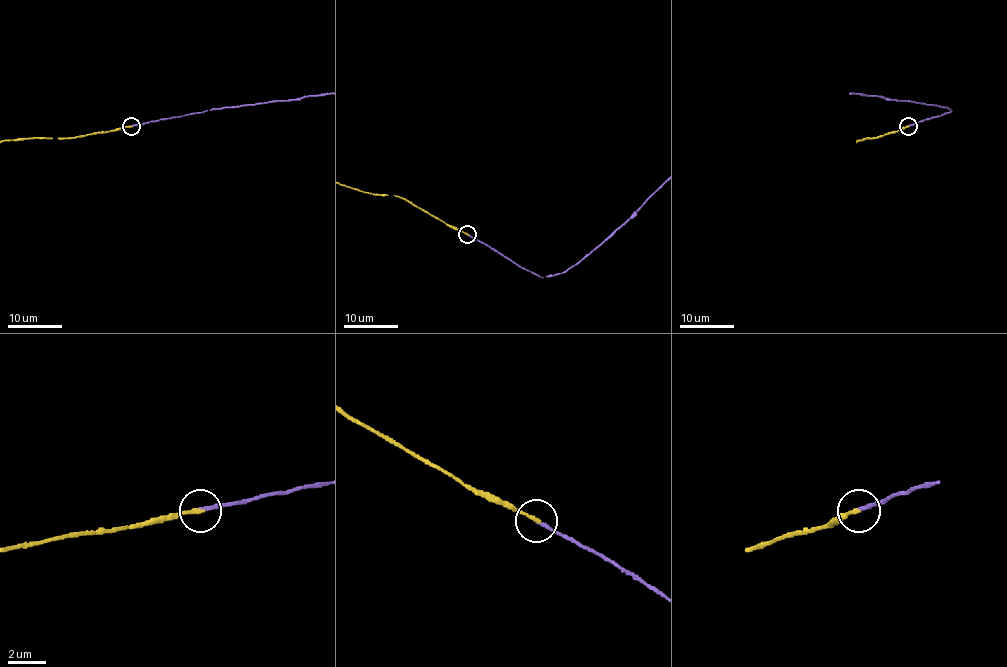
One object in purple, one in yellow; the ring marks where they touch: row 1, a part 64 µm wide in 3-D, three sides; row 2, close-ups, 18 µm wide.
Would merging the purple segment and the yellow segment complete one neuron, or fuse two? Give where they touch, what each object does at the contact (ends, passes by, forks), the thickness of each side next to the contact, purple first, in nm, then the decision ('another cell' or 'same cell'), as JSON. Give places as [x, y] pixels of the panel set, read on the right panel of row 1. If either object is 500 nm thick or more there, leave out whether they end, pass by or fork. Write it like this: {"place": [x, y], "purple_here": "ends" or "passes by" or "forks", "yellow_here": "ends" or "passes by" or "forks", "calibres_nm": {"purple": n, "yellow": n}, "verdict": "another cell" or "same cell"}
{"place": [908, 126], "purple_here": "ends", "yellow_here": "ends", "calibres_nm": {"purple": 180, "yellow": 170}, "verdict": "same cell"}

